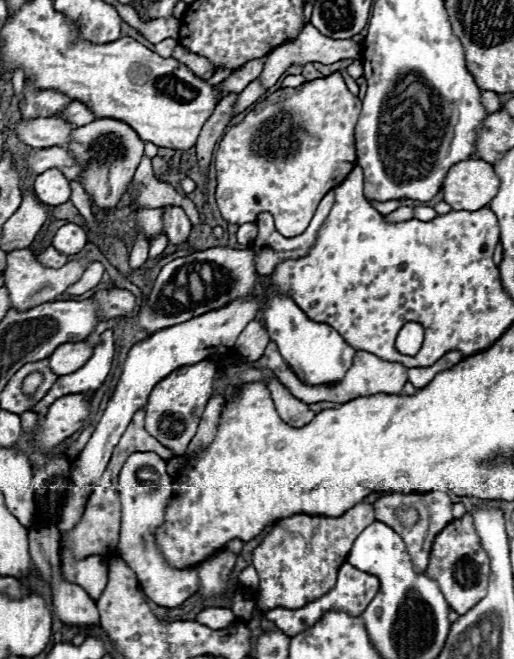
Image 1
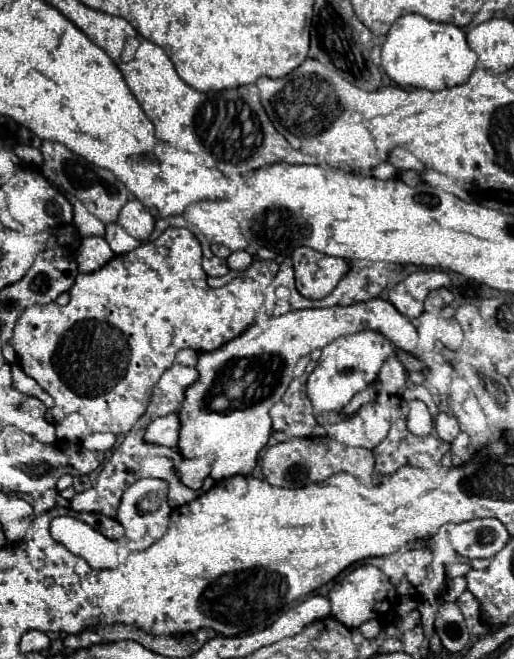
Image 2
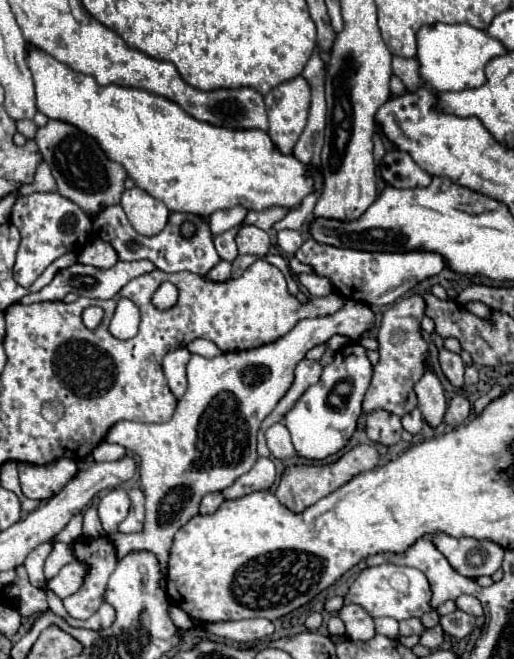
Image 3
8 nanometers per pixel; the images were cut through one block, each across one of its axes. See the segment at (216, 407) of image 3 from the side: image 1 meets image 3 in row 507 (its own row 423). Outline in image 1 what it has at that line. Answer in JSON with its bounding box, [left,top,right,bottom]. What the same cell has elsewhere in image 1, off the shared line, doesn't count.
[144,362,216,454]

